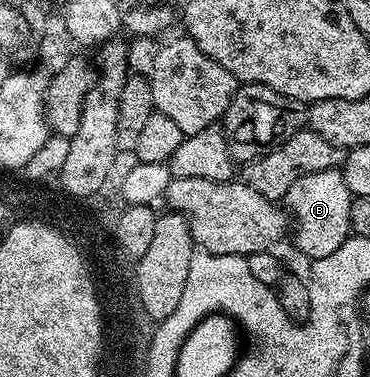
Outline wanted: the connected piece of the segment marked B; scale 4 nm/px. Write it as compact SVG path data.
M339 168L317 170L317 174L305 174L305 178L297 178L293 186L289 186L285 197L285 211L293 225L295 244L308 256L308 261L326 258L352 235L351 231L351 202L352 194L349 186L345 186L345 178Z

